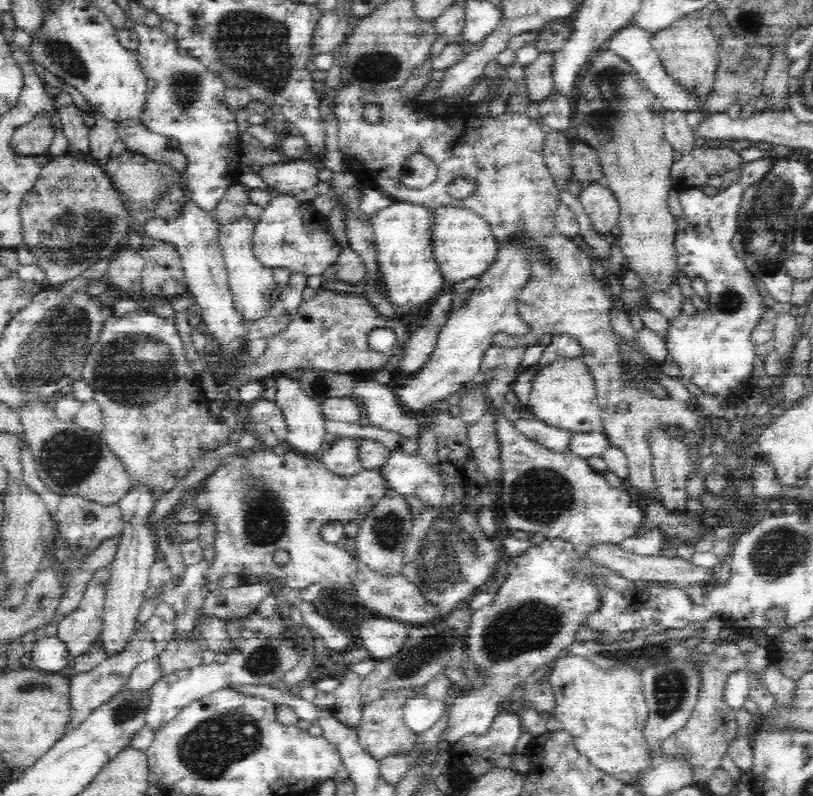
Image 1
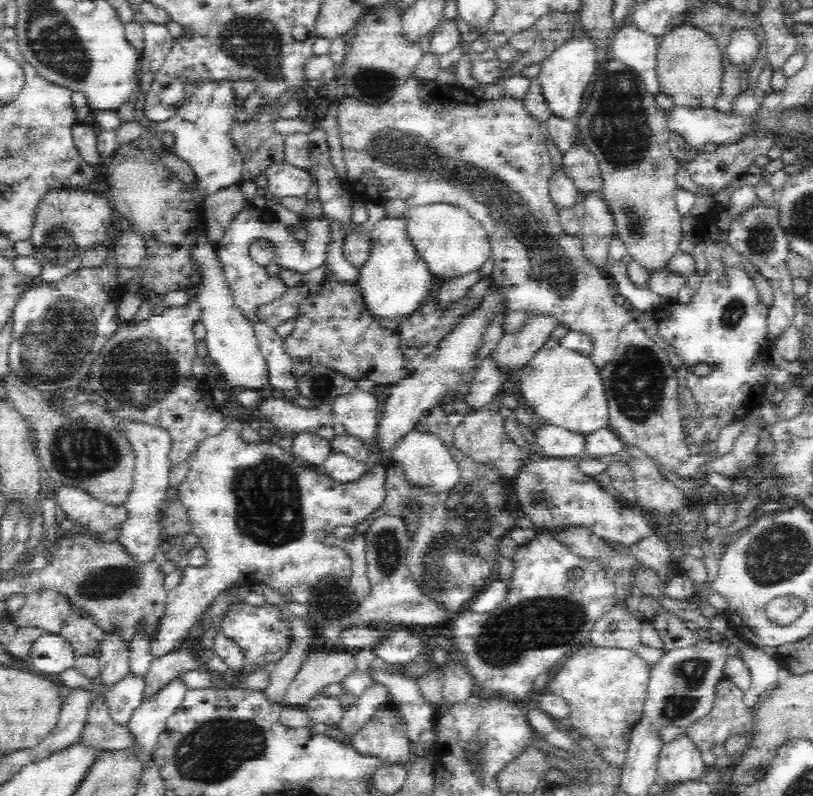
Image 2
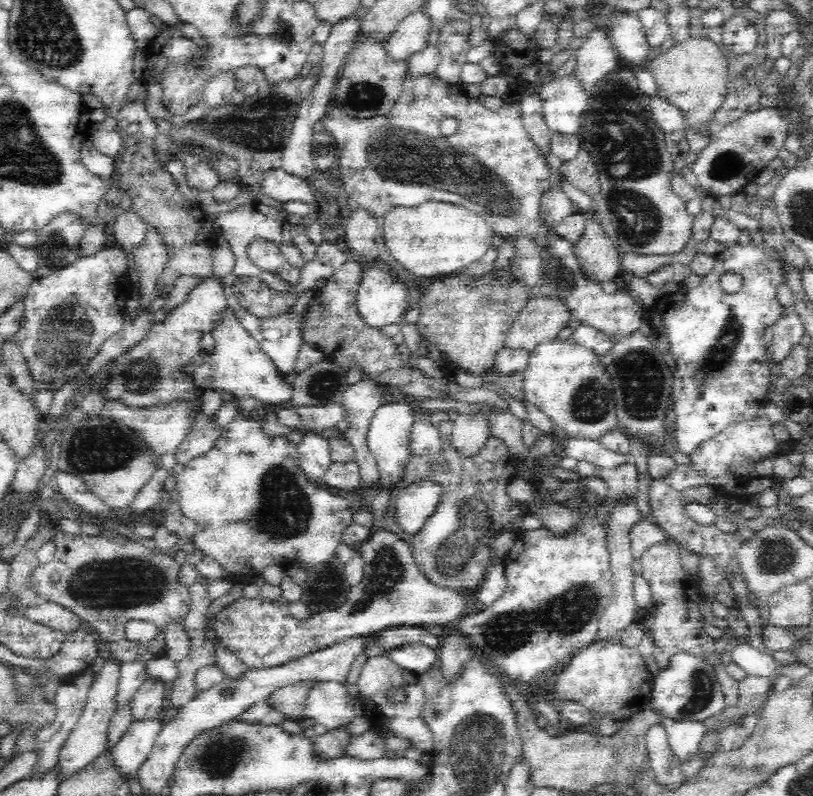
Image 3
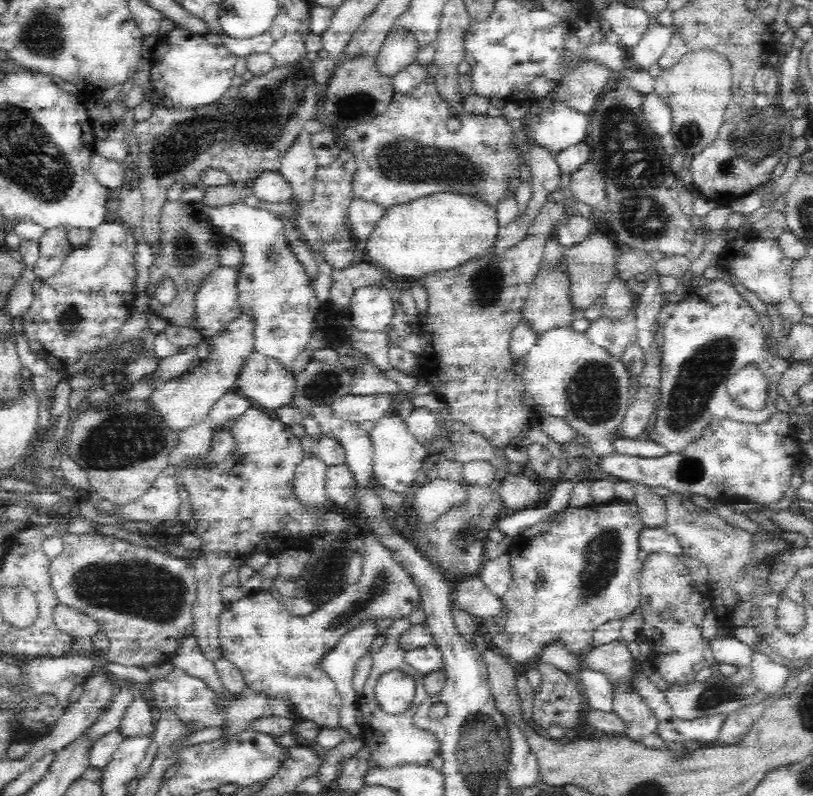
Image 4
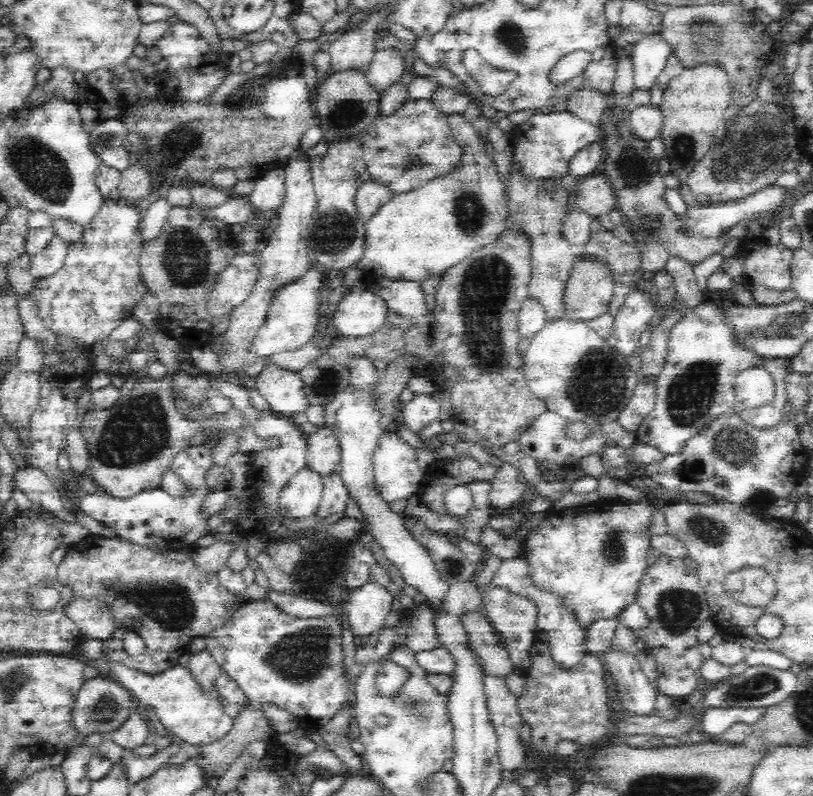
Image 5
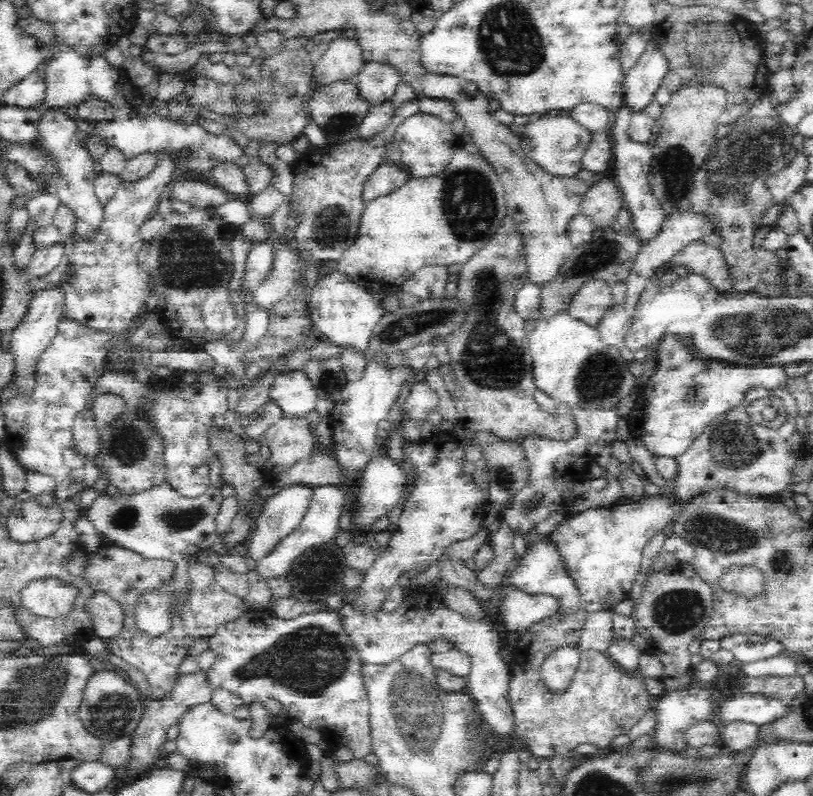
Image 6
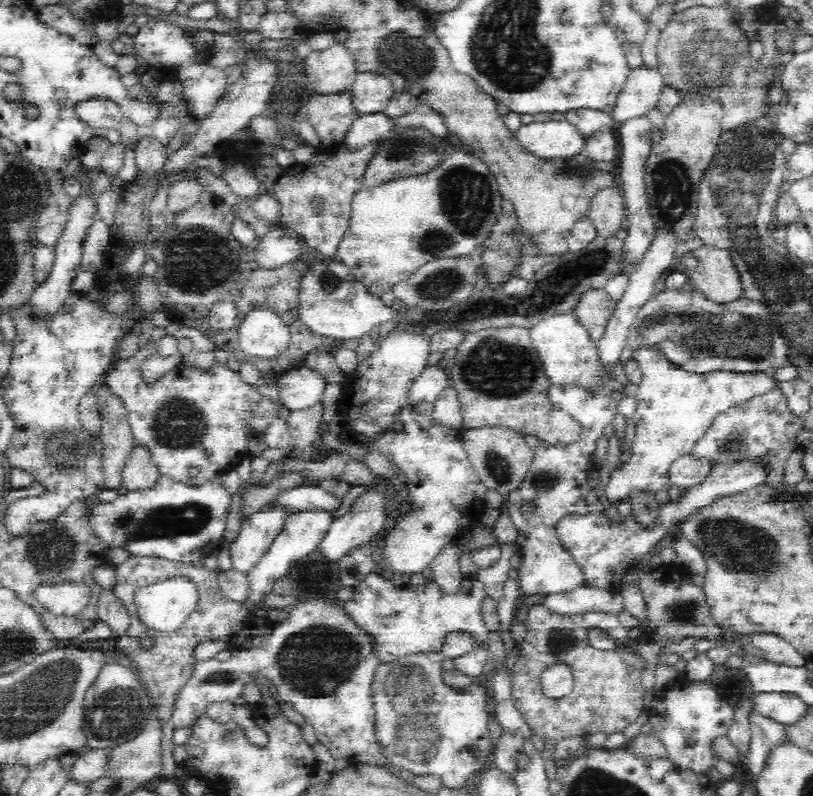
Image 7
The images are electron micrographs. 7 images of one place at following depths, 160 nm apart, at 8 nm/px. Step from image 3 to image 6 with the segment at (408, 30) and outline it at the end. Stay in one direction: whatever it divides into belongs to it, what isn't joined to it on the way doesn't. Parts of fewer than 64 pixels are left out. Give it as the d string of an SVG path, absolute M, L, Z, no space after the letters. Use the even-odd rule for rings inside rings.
M378 62L366 63L355 81L360 98L371 107L389 102L401 83L400 75L394 68Z

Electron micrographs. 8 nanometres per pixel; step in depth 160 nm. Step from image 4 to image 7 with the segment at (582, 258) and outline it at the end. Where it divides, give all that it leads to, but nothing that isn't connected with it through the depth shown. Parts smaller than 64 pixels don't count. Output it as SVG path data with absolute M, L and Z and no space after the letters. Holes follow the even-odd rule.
M603 288L588 290L577 303L574 314L594 344L602 338L616 304Z

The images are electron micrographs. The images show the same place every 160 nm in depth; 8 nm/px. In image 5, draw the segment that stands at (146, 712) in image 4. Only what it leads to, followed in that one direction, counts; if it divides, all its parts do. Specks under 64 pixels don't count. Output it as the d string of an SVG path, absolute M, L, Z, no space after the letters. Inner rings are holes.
M136 708L130 714L130 718L118 730L110 733L108 738L114 741L114 744L126 750L134 750L134 748L144 746L151 739L144 717L142 708Z

